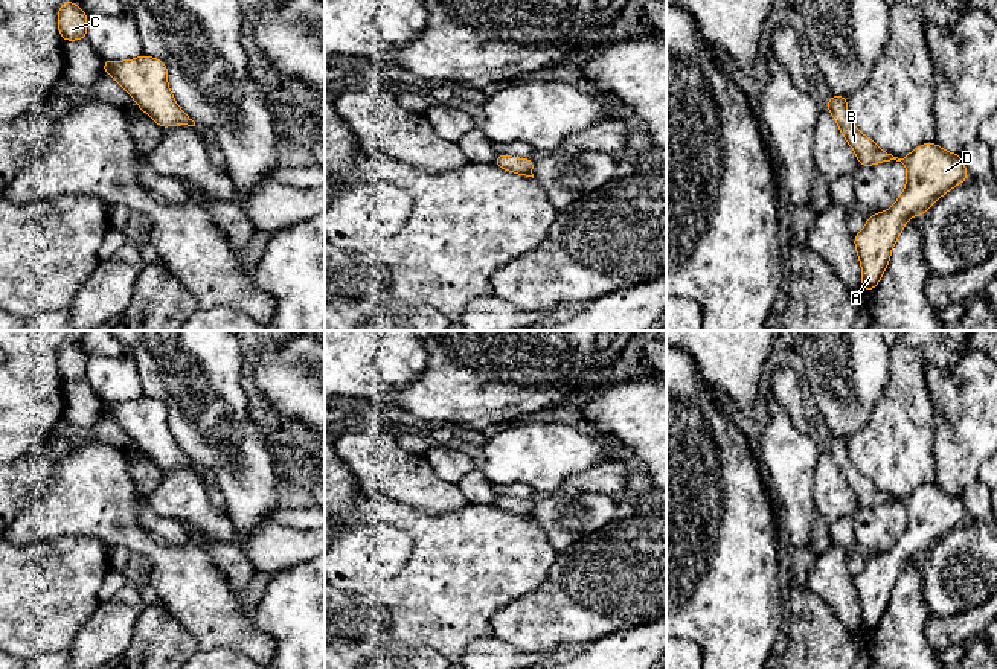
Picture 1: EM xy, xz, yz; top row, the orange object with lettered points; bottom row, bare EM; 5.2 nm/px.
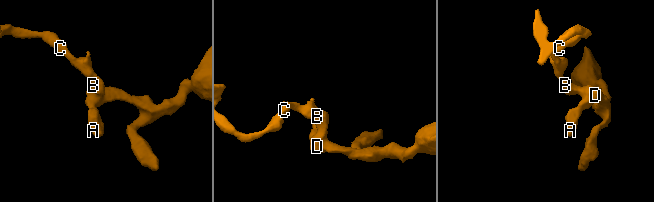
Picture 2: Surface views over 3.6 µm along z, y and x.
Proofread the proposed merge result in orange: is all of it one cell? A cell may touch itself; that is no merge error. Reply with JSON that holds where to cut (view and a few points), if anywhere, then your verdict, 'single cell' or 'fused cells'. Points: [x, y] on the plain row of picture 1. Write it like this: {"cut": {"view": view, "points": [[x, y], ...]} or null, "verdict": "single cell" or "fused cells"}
{"cut": null, "verdict": "single cell"}

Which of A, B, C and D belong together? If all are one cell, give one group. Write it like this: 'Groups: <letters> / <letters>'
Groups: A B C D

